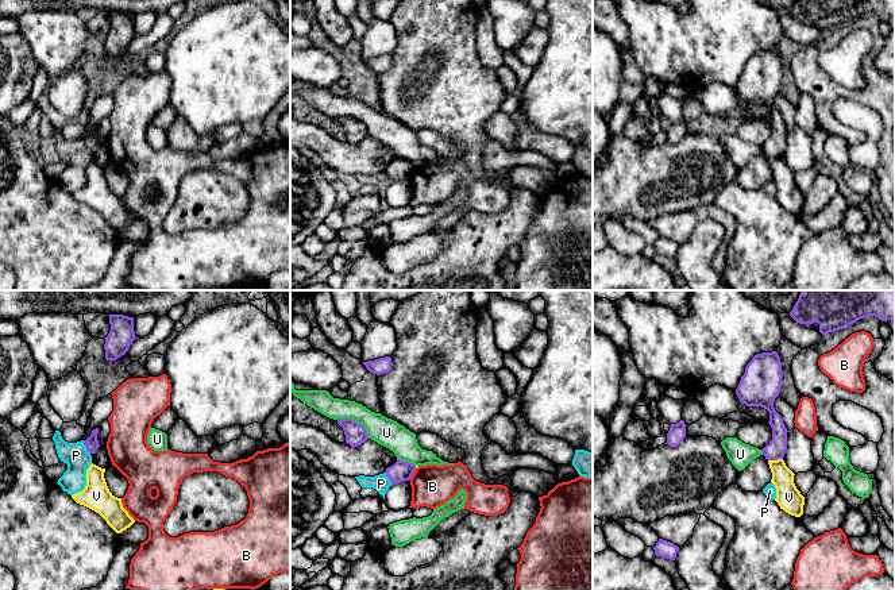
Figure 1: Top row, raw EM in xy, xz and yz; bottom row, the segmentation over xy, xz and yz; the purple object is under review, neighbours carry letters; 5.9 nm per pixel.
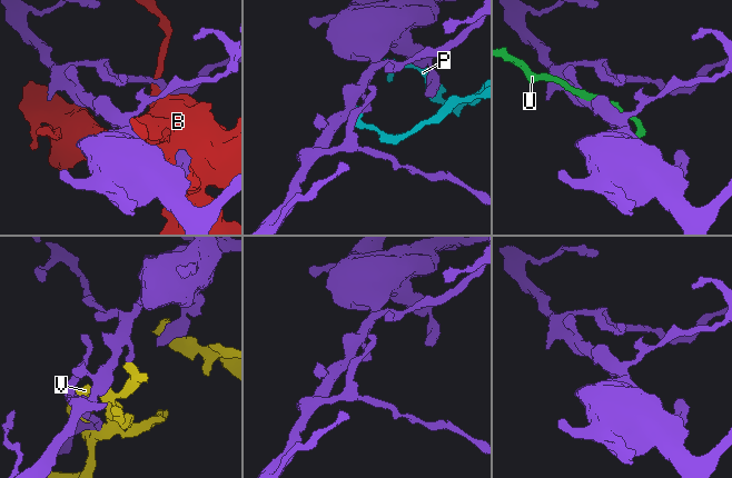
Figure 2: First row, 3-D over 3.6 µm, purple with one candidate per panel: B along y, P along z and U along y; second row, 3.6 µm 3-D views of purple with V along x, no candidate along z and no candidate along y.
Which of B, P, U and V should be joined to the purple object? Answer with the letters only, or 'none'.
none

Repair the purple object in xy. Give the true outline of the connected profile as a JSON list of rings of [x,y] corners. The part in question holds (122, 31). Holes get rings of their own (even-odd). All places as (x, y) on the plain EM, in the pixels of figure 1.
[[[108,12],[111,28],[105,35],[105,57],[116,58],[121,53],[124,53],[132,39],[136,36],[134,28],[134,15],[128,15],[124,12]]]

